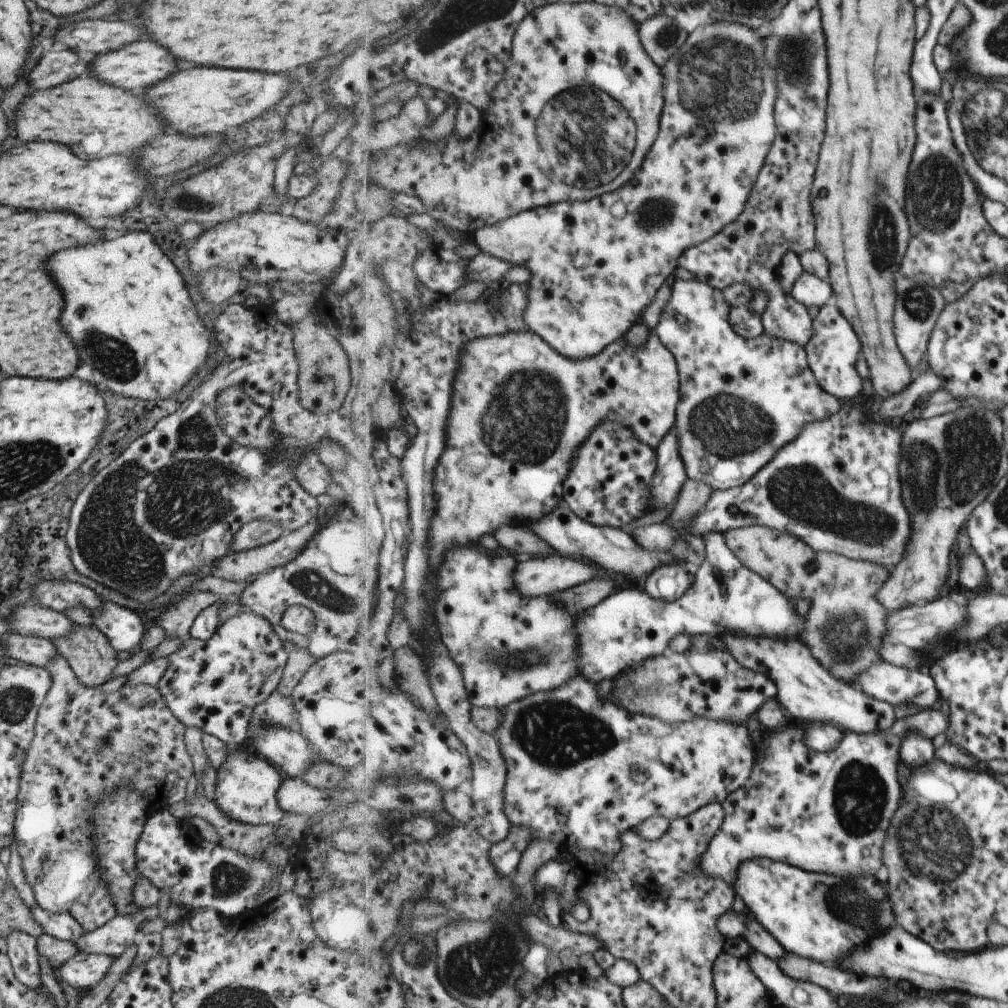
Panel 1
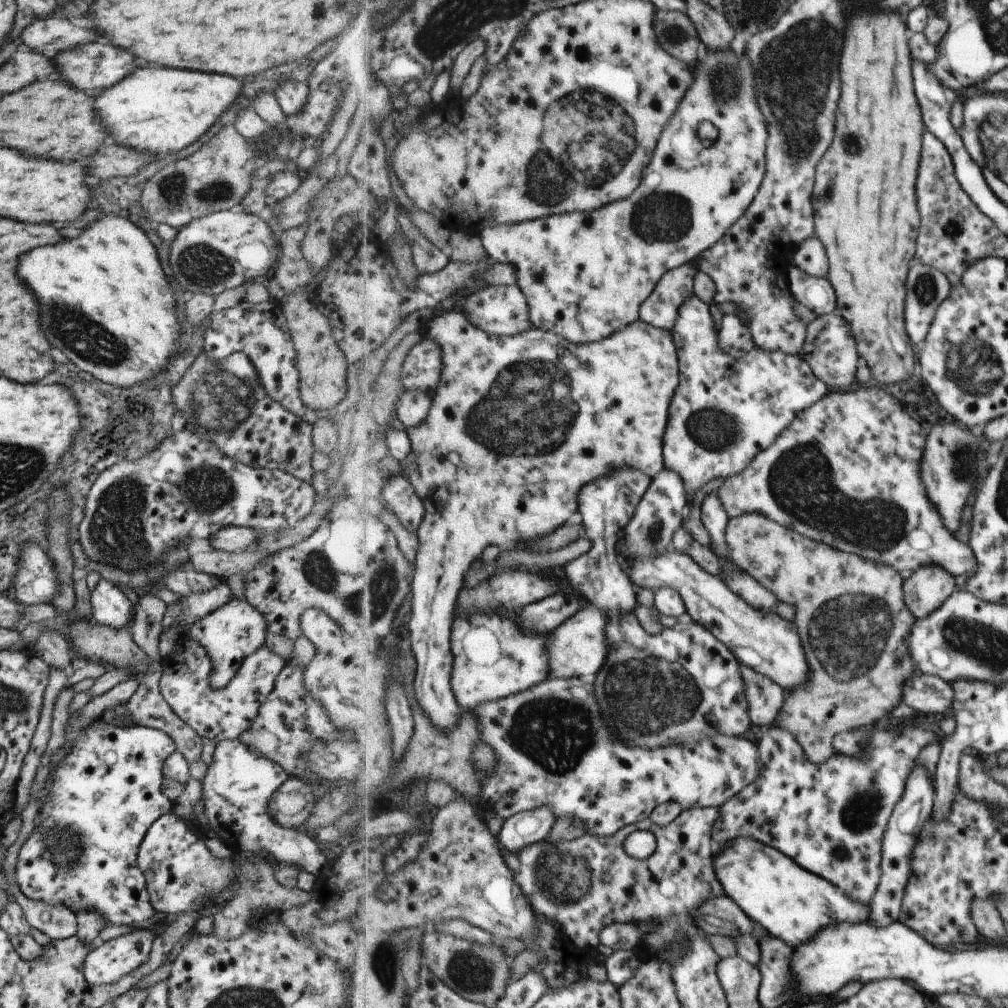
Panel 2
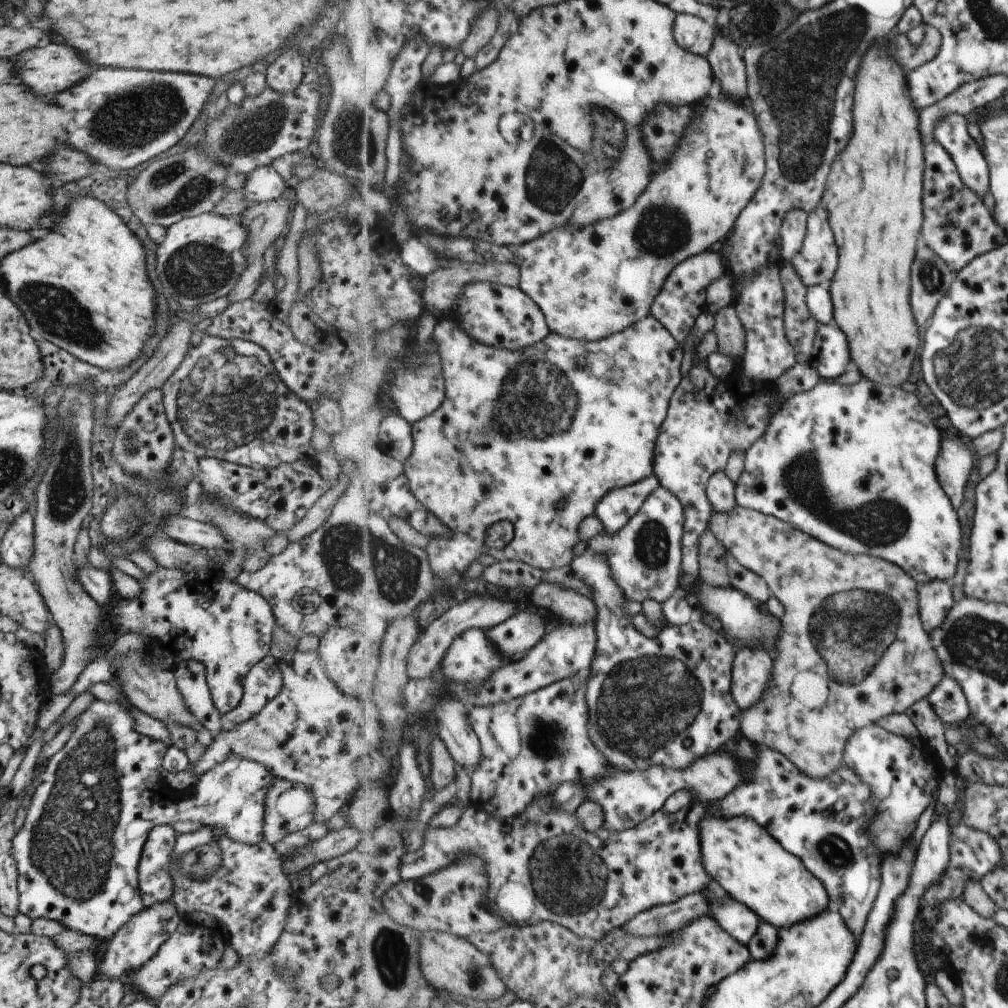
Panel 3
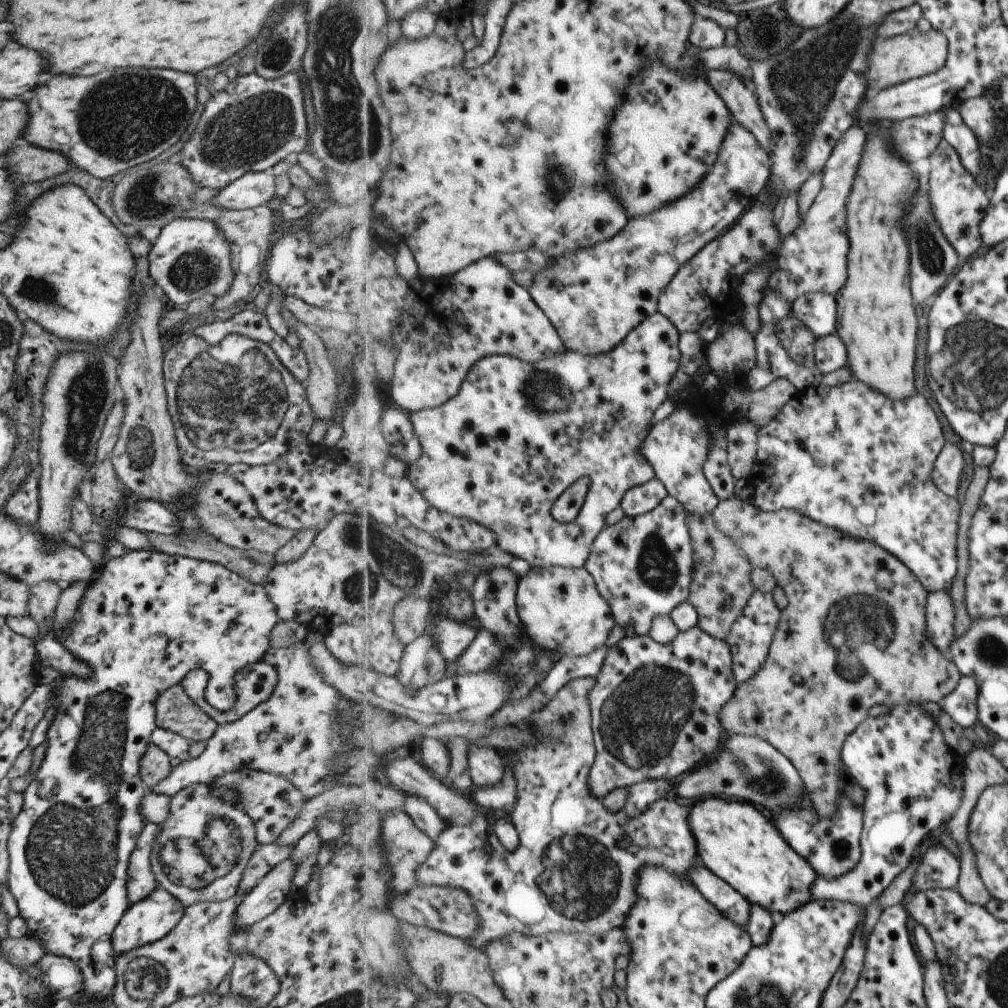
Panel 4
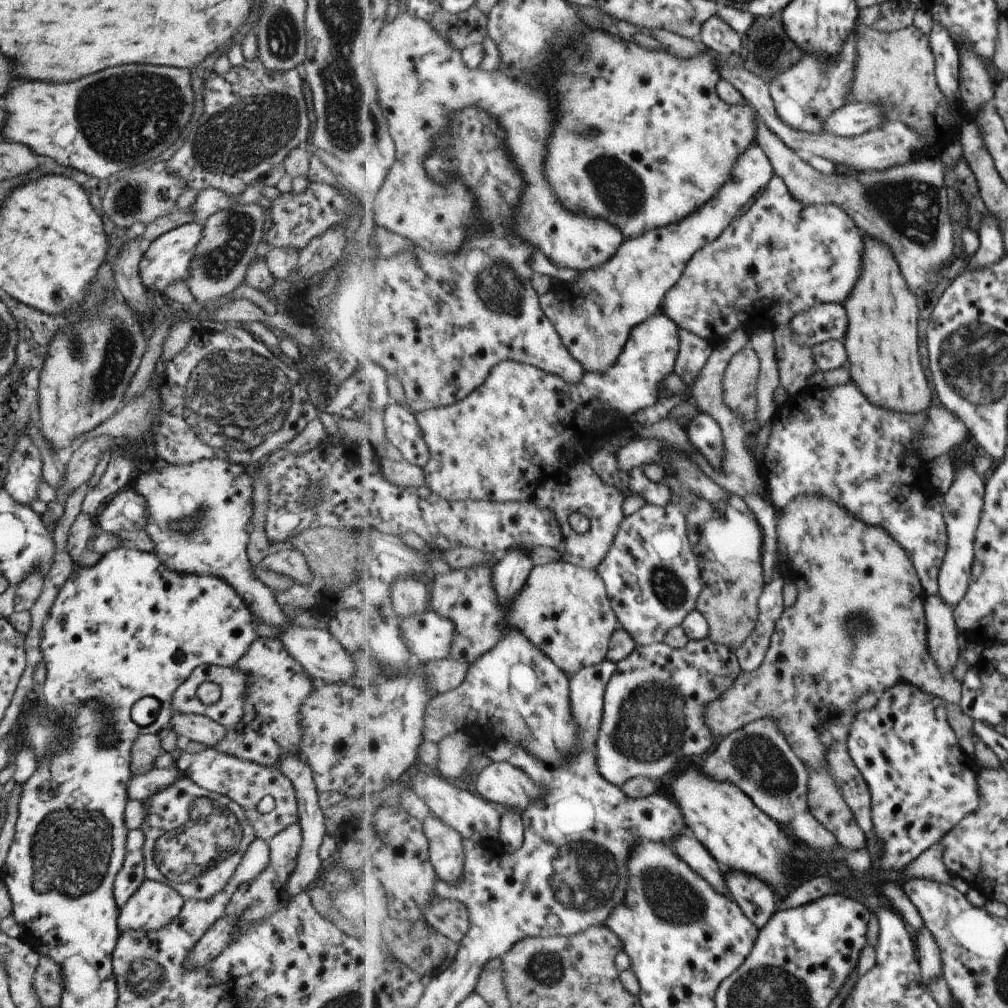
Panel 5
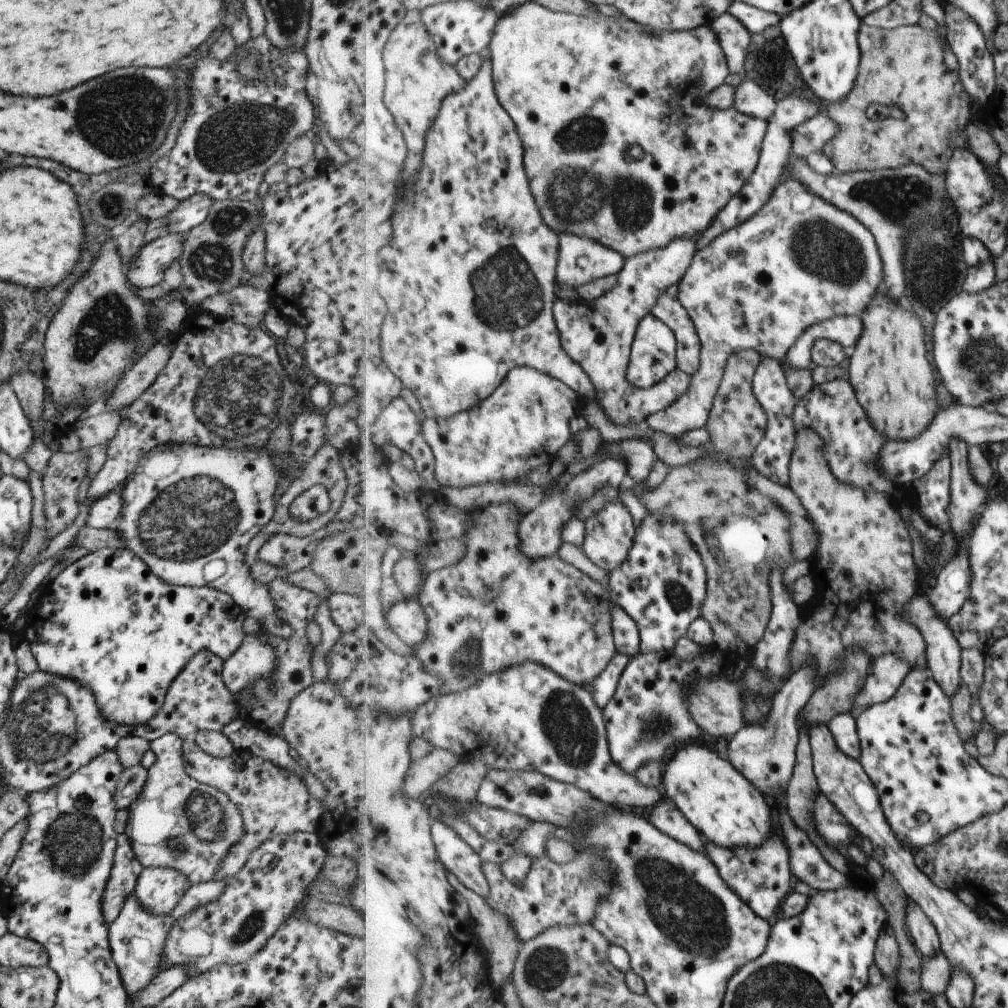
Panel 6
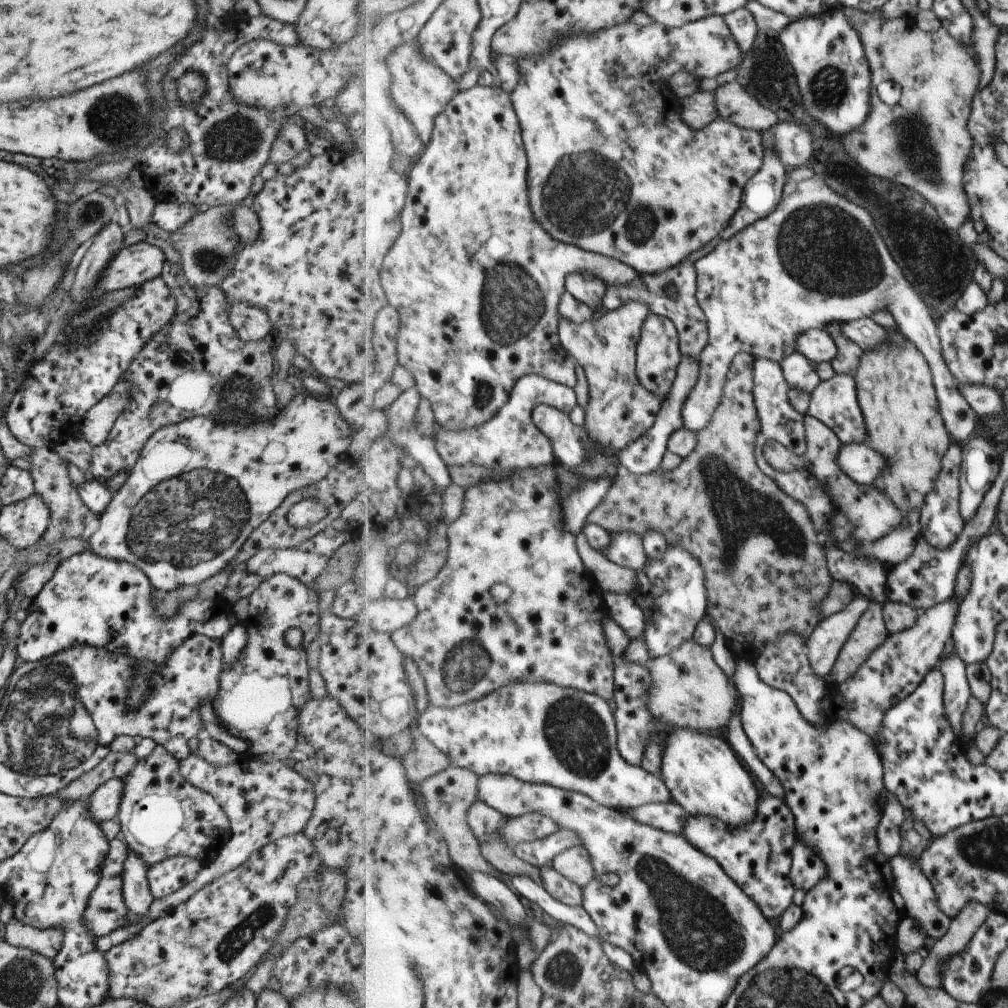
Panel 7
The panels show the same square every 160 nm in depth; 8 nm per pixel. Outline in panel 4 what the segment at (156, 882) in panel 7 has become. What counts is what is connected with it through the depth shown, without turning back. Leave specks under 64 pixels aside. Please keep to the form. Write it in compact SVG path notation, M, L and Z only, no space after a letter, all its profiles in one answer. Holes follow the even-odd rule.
M159 886L155 888L143 900L130 904L121 915L110 939L115 956L127 952L132 948L151 944L165 936L184 913L184 906L173 898L166 890Z

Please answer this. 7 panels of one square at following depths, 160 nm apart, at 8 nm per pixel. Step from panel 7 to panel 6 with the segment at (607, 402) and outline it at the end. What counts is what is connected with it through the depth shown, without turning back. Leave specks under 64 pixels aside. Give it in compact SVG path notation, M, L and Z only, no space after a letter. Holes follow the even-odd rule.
M703 233L693 238L677 238L667 248L653 248L649 252L627 258L624 260L623 270L615 274L619 278L619 284L607 294L594 302L584 301L578 305L561 300L553 308L564 350L588 373L597 386L597 402L617 426L646 425L649 416L665 411L691 388L693 375L680 369L671 372L662 387L652 390L633 386L627 380L627 370L641 320L651 315L651 309L663 292L682 282L693 265L701 236Z

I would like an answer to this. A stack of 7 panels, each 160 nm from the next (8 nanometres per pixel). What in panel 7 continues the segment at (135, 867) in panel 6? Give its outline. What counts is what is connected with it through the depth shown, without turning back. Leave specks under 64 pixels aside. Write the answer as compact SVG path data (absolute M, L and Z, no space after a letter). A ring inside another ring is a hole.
M121 836L108 841L108 849L100 870L99 880L87 899L81 919L82 925L94 940L126 924L128 908L122 897L122 862L128 850L129 848Z

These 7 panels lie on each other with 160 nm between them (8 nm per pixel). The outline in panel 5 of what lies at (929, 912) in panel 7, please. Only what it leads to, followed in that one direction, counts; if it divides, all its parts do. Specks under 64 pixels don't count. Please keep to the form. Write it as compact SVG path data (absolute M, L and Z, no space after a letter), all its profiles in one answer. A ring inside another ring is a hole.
M926 927L918 934L917 951L925 984L931 984L935 978L944 976L939 944L935 942L933 934Z

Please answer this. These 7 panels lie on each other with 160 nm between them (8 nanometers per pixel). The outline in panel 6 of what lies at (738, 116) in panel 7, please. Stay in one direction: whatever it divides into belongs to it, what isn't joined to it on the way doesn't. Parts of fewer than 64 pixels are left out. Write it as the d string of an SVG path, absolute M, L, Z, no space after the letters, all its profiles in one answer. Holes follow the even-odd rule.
M746 78L738 87L734 95L734 108L739 112L761 118L769 122L775 115L777 101L775 101L759 84Z

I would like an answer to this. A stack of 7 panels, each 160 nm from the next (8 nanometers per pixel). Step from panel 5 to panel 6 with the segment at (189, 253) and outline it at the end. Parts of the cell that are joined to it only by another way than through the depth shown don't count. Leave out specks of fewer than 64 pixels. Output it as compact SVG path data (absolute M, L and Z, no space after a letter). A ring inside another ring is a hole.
M166 233L155 239L135 254L131 264L125 267L125 277L133 288L149 288L163 285L162 274L170 263L177 261L183 252L184 236L181 233Z

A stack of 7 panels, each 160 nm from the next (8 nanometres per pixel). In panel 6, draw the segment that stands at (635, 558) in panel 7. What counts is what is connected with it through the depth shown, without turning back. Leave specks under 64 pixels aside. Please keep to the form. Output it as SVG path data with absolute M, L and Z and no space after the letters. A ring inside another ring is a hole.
M615 500L609 502L599 514L585 520L585 542L581 548L591 558L593 564L597 564L603 570L611 571L621 568L623 562L627 562L636 535L637 529L631 512L625 509L620 500Z

